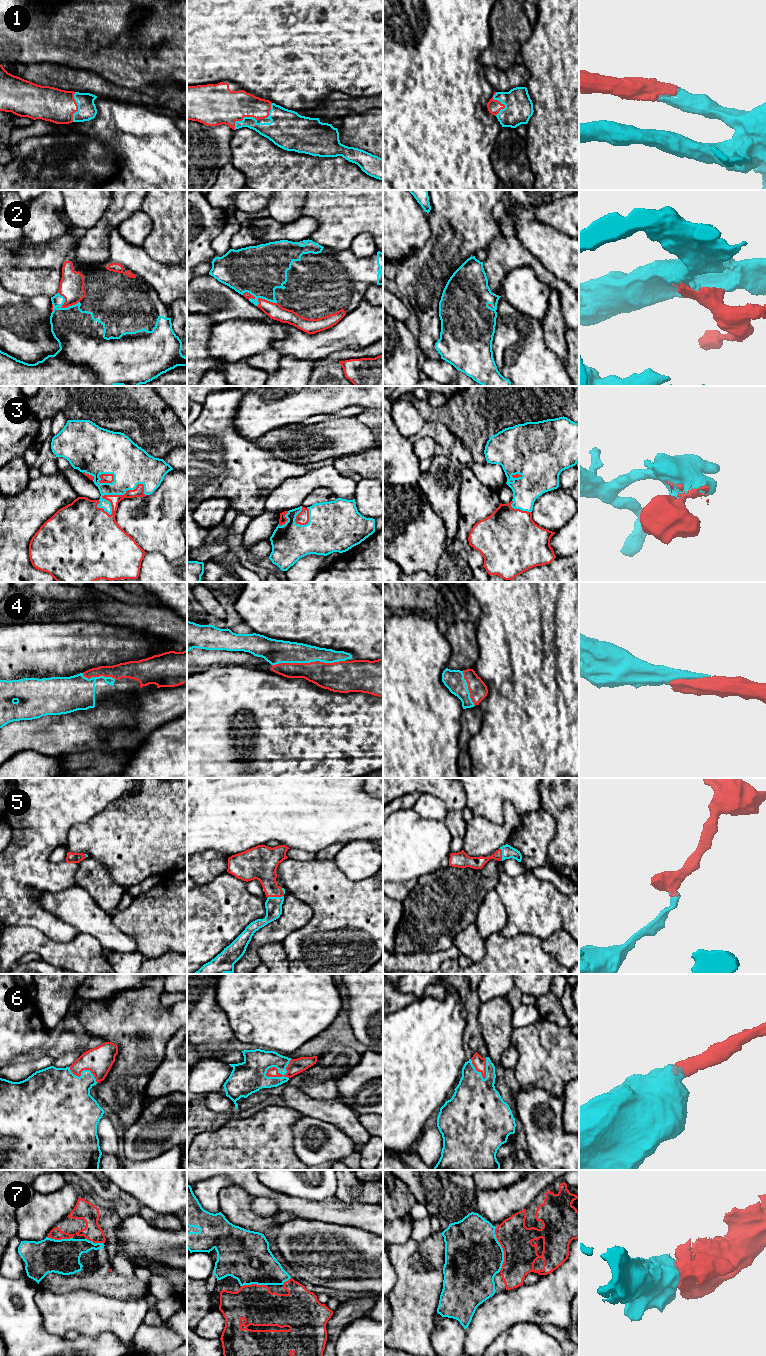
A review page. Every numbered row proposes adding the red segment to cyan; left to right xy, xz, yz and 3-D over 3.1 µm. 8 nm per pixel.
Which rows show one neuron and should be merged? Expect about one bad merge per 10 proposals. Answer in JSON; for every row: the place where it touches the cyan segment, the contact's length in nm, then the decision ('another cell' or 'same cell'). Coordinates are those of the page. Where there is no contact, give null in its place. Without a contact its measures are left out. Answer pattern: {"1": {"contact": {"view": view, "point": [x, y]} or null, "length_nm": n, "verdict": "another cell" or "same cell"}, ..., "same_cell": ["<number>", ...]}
{"1": {"contact": {"view": "yz", "point": [501, 102]}, "length_nm": 190, "verdict": "same cell"}, "2": {"contact": {"view": "xy", "point": [67, 307]}, "length_nm": 200, "verdict": "same cell"}, "3": {"contact": {"view": "xy", "point": [106, 494]}, "length_nm": 420, "verdict": "same cell"}, "4": {"contact": {"view": "xz", "point": [308, 662]}, "length_nm": 600, "verdict": "same cell"}, "5": {"contact": {"view": "xz", "point": [275, 897]}, "length_nm": 140, "verdict": "same cell"}, "6": {"contact": {"view": "xz", "point": [282, 1074]}, "length_nm": 260, "verdict": "same cell"}, "7": {"contact": {"view": "yz", "point": [502, 1250]}, "length_nm": 360, "verdict": "same cell"}, "same_cell": ["1", "2", "3", "4", "5", "6", "7"]}

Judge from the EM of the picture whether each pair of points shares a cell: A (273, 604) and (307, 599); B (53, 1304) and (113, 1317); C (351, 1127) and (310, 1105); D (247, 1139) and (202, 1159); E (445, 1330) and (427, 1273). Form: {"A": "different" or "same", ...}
{"A": "same", "B": "same", "C": "same", "D": "same", "E": "different"}

